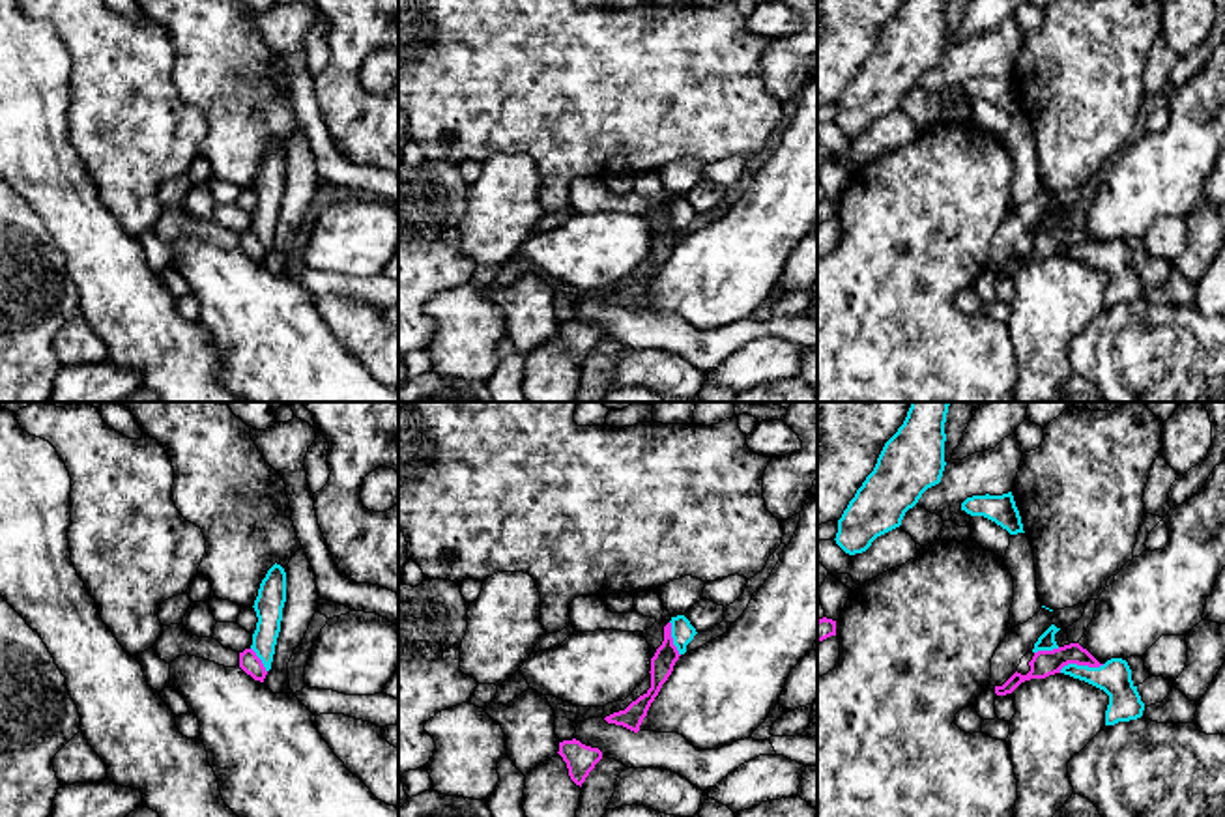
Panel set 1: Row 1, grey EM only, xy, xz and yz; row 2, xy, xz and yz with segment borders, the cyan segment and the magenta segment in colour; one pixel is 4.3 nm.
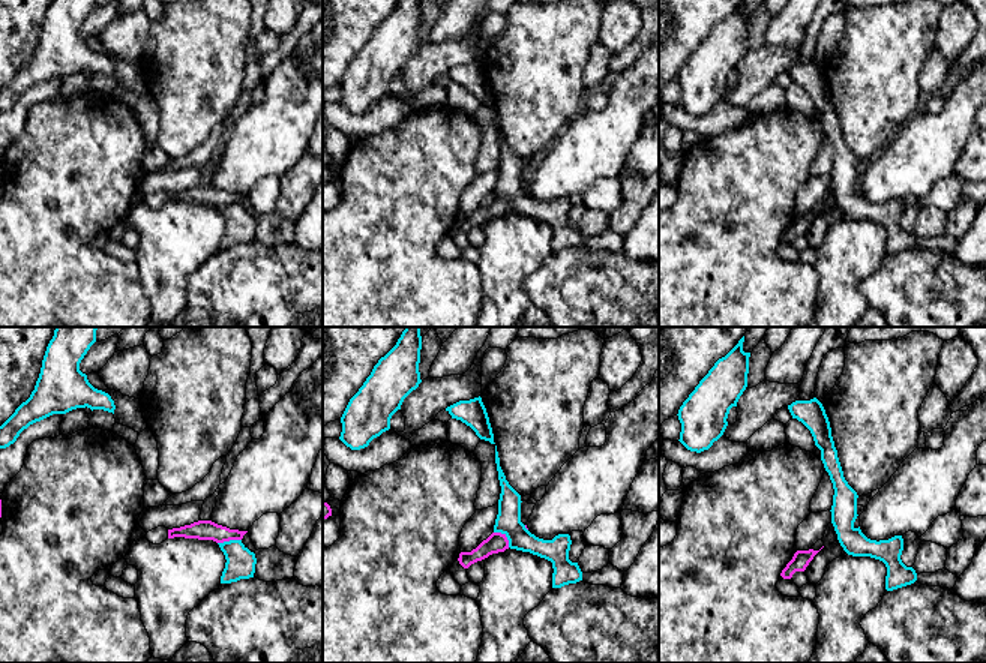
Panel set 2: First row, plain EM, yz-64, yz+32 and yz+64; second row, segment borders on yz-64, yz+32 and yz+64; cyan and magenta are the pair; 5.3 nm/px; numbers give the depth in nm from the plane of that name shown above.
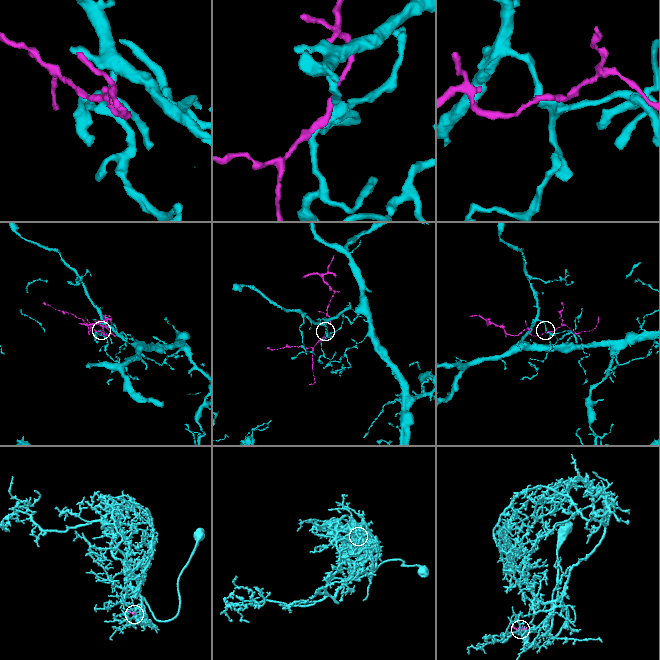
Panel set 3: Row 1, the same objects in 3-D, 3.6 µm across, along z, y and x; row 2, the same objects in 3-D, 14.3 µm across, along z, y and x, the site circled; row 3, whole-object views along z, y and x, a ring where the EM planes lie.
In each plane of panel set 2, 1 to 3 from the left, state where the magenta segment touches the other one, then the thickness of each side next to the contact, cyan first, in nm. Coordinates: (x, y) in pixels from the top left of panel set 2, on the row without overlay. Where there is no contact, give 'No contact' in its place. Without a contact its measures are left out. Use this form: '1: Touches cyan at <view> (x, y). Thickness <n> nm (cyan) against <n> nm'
1: Touches cyan at yz-64 (228, 206). Thickness 160 nm (cyan) against 110 nm
2: Touches cyan at yz+32 (506, 200). Thickness 130 nm (cyan) against 110 nm
3: No contact

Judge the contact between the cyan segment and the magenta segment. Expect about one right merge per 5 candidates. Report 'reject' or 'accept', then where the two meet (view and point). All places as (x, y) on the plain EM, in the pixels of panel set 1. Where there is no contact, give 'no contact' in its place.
reject | yz (1081, 247)

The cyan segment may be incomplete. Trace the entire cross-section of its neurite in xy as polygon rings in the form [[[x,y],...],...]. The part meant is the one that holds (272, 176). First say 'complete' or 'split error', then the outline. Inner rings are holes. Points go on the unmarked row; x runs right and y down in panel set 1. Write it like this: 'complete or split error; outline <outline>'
complete; outline [[[275,144],[262,161],[258,178],[252,187],[258,204],[252,215],[251,230],[262,241],[266,252],[271,251],[275,226],[281,213],[284,183],[286,183],[286,153],[281,146]]]

